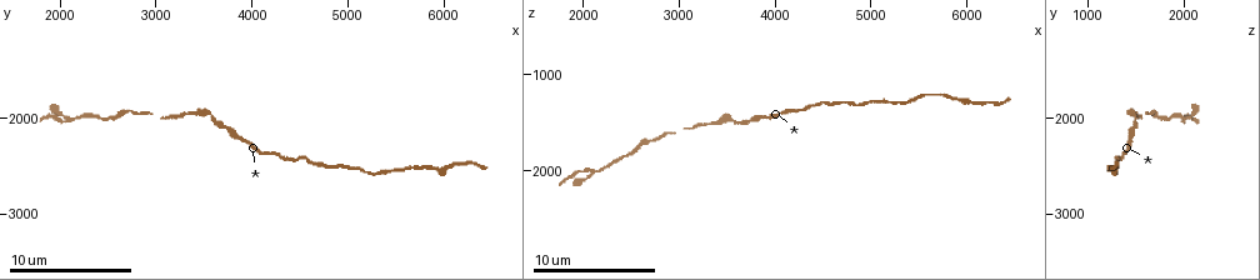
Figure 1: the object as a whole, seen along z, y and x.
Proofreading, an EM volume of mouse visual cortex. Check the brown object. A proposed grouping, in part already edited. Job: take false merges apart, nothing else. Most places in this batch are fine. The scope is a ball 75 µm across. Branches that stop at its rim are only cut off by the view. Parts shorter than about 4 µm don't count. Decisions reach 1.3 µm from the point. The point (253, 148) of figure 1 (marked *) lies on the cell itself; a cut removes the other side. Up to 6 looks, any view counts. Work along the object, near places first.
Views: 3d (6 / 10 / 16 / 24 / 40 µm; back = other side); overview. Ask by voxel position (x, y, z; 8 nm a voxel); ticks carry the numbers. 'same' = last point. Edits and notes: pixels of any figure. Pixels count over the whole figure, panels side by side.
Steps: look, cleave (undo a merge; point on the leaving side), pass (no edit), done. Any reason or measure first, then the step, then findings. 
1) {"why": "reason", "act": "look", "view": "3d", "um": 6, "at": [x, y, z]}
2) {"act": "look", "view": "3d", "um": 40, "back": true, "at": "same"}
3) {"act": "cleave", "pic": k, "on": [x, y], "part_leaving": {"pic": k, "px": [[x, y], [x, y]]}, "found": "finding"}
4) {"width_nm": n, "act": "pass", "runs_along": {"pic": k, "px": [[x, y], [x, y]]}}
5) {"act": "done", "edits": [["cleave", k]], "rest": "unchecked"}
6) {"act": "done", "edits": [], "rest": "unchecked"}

{"why": "calibre changes", "act": "look", "view": "3d", "um": 6, "at": [3860, 2200, 1440]}

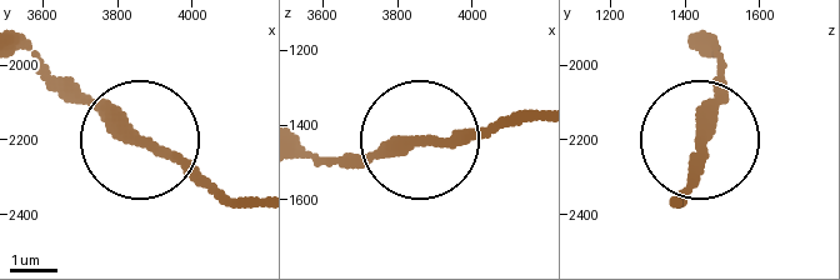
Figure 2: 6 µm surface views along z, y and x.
{"act": "pass", "runs_along": {"pic": 2, "px": [[688, 178], [719, 66]]}, "found": "all the same cell"}

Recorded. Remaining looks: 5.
{"act": "look", "view": "3d", "um": 10, "at": [3260, 1980, 1520]}

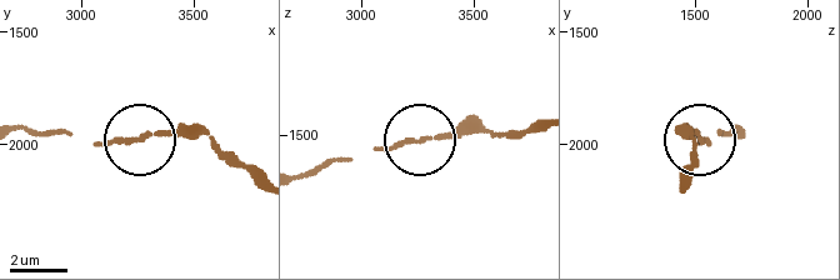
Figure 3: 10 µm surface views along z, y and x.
{"act": "look", "view": "3d", "um": 10, "back": true, "at": [3270, 1980, 1530]}

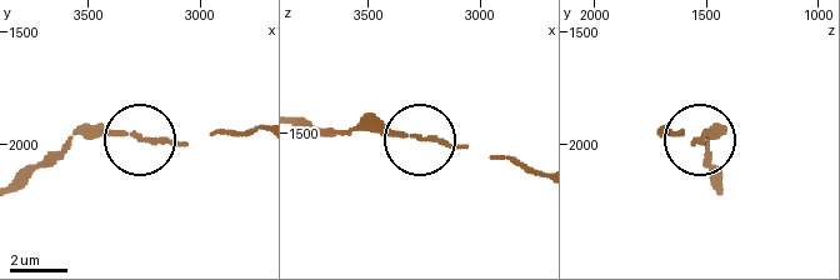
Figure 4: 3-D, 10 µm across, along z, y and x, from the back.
{"width_nm": 150, "act": "pass", "found": "continuous, no second cell"}

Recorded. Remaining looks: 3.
{"why": "two arms at a narrow angle", "act": "look", "view": "3d", "um": 16, "at": [2180, 2000, 2020]}

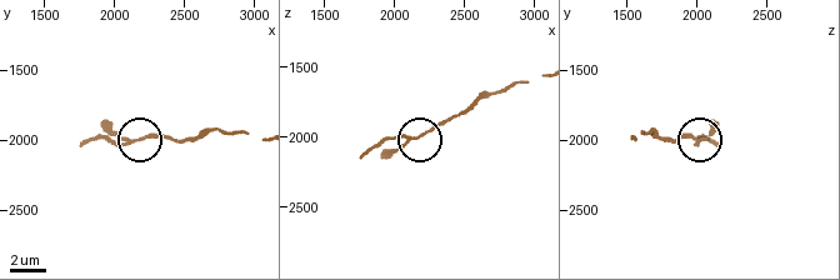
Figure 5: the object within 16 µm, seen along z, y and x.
{"act": "look", "view": "3d", "um": 16, "back": true, "at": [2180, 1980, 2000]}

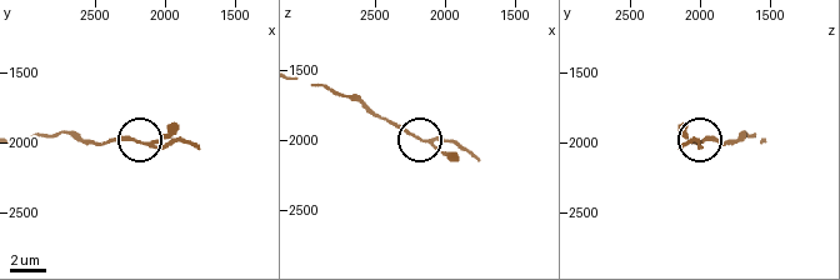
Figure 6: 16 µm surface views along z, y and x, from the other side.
{"act": "pass", "found": "one cell here"}

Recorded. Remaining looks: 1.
{"act": "done", "edits": [], "rest": "unchecked"}

